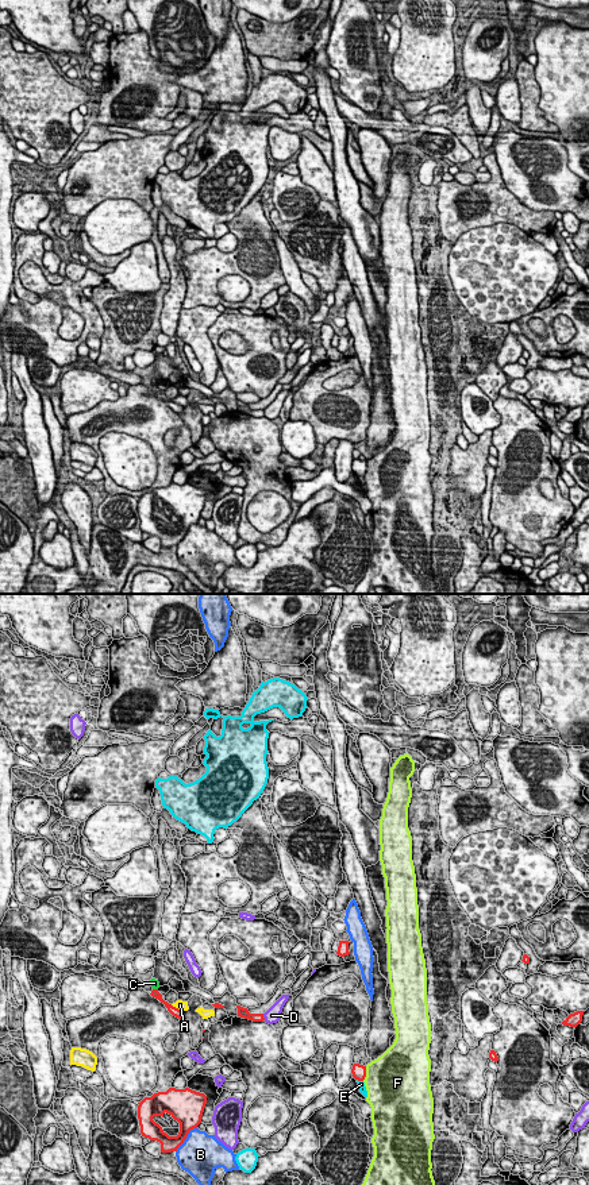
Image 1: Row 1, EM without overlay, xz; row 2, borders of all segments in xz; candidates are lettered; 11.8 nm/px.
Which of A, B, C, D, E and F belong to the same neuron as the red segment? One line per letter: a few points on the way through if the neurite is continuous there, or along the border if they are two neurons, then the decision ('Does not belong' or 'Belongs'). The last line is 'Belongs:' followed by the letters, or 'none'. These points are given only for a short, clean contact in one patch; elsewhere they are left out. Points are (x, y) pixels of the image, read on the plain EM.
A: Does not belong
B: Does not belong
C: Boundary: xz (153, 383), (157, 385). Does not belong
D: Does not belong
E: Does not belong
F: Boundary: xz (366, 462), (366, 470), (362, 475). Does not belong
Belongs: none

